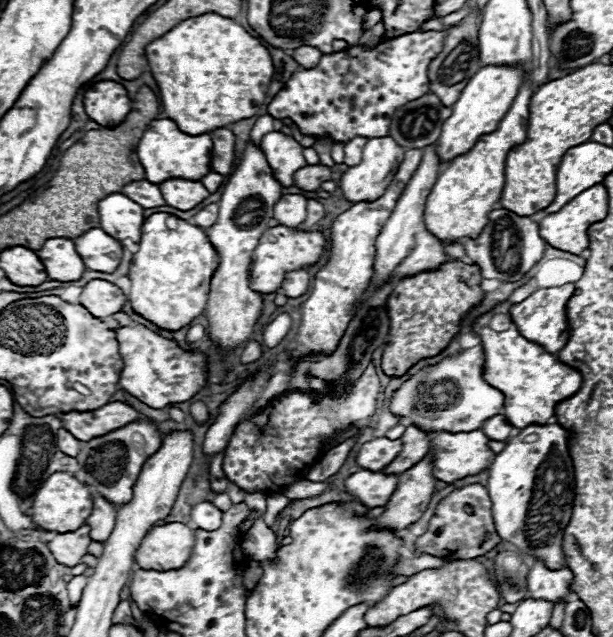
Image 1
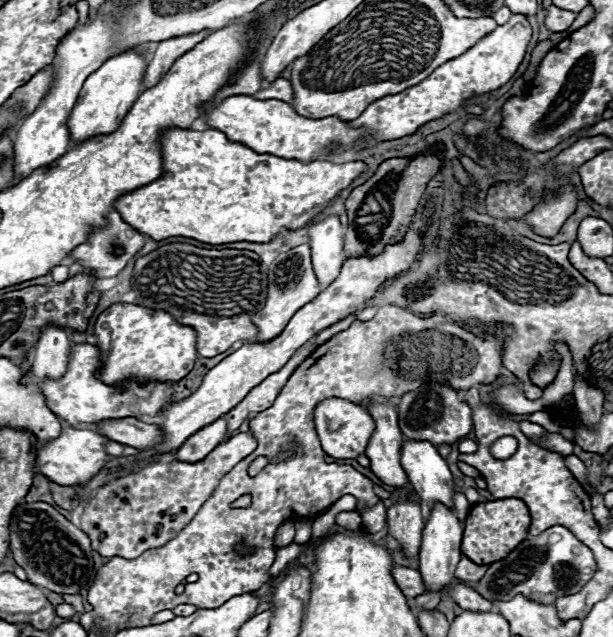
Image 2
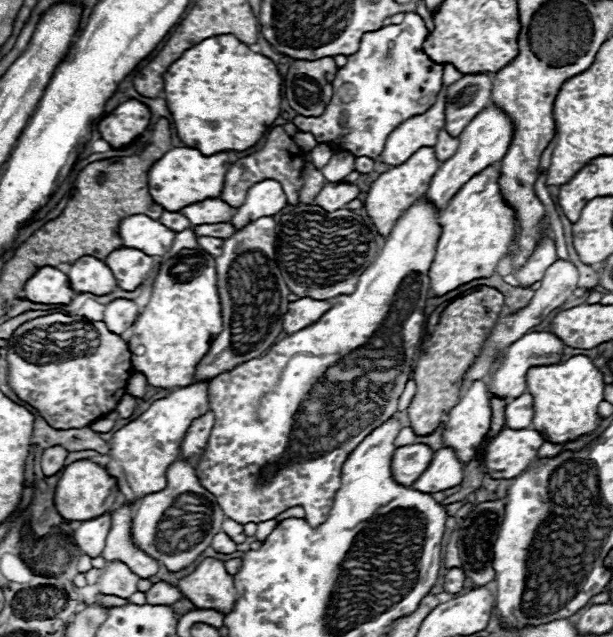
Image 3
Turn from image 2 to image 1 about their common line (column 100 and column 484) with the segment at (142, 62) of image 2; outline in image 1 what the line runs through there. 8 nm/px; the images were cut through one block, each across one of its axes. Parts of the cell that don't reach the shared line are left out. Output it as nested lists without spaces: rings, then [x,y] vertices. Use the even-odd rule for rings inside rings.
[[[508,64],[482,66],[466,84],[458,102],[452,106],[452,116],[442,126],[442,134],[438,138],[438,148],[436,148],[440,162],[442,164],[450,162],[452,158],[468,152],[476,144],[476,138],[496,130],[500,118],[508,112],[508,106],[512,106],[522,82],[524,82],[522,66],[508,66]]]

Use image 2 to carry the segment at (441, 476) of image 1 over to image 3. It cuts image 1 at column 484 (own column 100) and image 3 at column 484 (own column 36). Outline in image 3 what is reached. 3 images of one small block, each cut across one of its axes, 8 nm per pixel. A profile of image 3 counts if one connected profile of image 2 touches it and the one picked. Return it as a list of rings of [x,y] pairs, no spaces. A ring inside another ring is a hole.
[[[504,428],[484,448],[484,466],[490,478],[514,478],[536,458],[544,438],[532,428]]]

